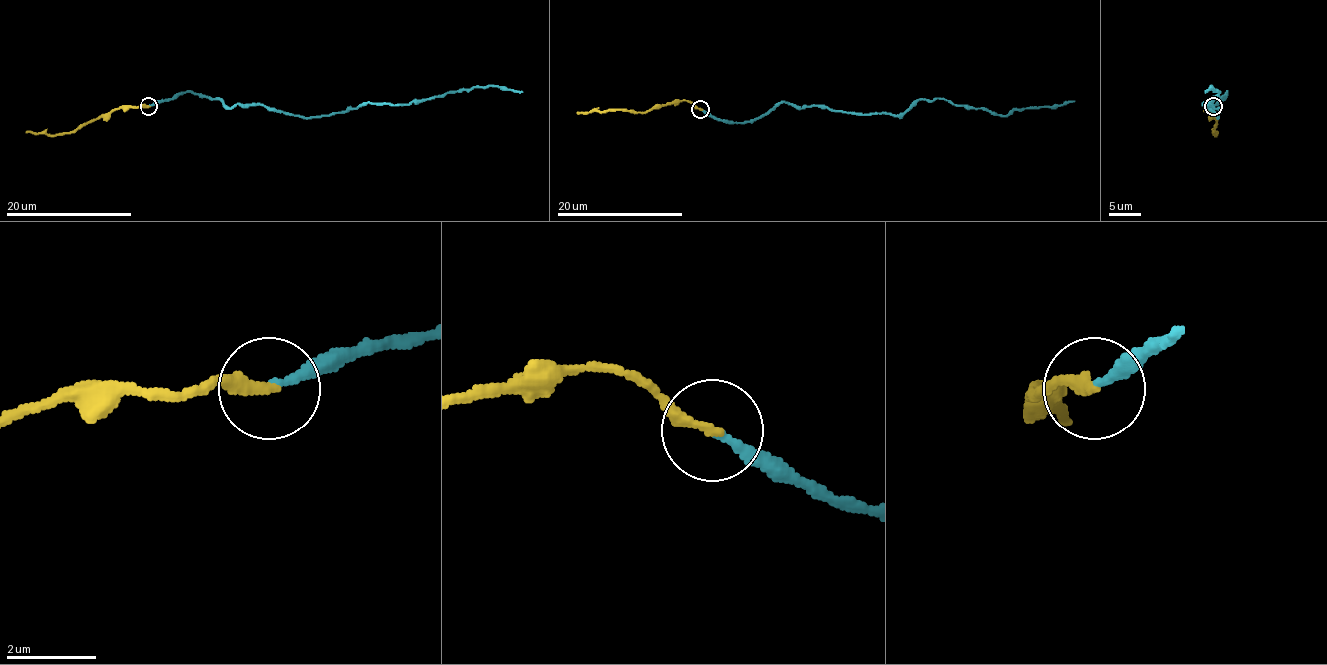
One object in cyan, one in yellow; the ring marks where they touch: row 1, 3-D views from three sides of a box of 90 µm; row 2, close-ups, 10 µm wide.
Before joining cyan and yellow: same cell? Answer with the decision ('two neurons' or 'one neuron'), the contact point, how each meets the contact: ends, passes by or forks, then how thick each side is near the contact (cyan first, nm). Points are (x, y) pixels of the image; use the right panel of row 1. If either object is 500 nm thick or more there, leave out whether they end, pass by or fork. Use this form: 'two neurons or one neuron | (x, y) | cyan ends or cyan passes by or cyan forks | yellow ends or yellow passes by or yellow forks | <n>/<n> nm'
one neuron | (1213, 106) | cyan ends | yellow ends | 180/280 nm

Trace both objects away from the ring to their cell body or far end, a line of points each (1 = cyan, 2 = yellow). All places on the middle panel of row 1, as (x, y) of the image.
1: (700, 109), (743, 122), (783, 101), (846, 112), (900, 114), (919, 100), (945, 98), (1001, 116), (1074, 101)
2: (700, 109), (686, 100), (676, 100), (644, 112), (619, 109), (577, 112)

